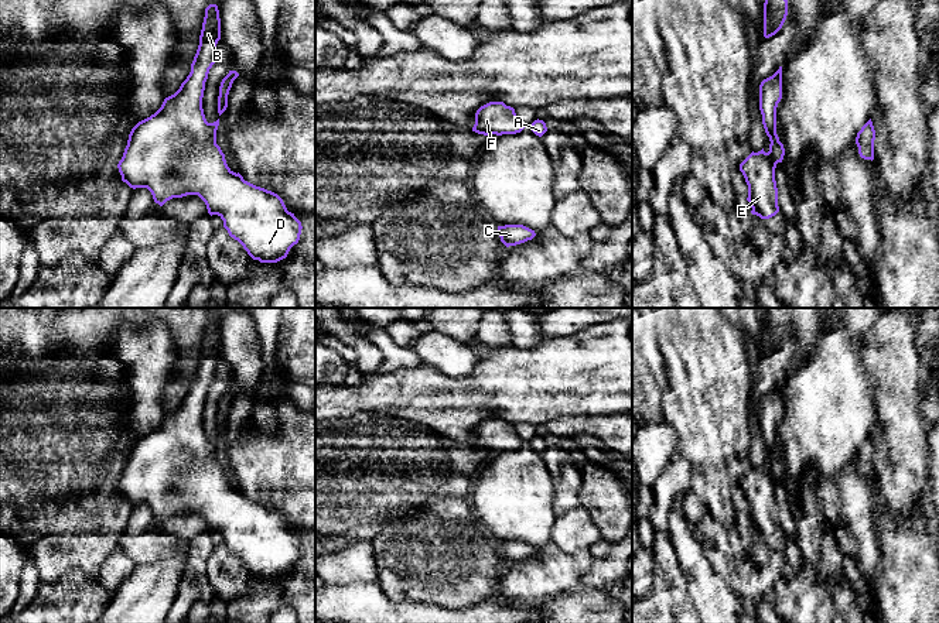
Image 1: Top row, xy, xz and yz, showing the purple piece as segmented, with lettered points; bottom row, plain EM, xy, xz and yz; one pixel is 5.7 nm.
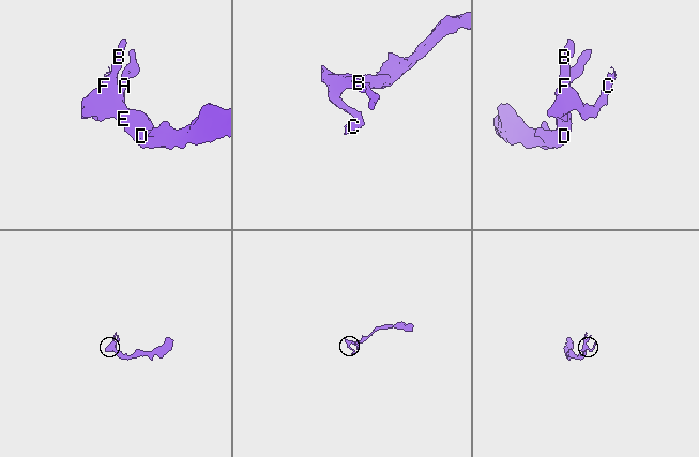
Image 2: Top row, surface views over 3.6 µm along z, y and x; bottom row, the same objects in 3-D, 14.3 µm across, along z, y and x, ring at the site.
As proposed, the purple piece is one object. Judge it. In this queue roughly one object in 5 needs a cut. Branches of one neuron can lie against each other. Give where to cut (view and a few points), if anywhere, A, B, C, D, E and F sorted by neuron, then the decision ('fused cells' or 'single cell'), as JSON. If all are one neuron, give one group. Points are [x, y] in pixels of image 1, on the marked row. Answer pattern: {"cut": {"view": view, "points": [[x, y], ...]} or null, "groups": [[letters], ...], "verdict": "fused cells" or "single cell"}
{"cut": null, "groups": [["A", "B", "C", "D", "E", "F"]], "verdict": "single cell"}

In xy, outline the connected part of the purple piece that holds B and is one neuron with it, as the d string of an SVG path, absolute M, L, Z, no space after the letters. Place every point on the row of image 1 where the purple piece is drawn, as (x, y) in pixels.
M209 4L205 8L199 45L189 75L174 95L164 99L154 114L132 129L117 168L123 182L133 189L147 188L160 206L173 198L198 195L205 202L208 213L223 220L229 236L238 240L253 260L277 263L298 243L301 222L287 210L277 194L245 181L239 172L228 167L225 154L216 144L219 119L208 123L204 114L205 82L215 64L215 47L219 40L219 10L216 4Z

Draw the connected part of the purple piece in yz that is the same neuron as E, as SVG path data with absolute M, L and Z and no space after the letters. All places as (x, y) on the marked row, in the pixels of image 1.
M782 66L759 85L759 110L762 124L769 137L769 151L764 148L758 153L751 153L741 164L742 172L748 185L748 198L751 213L761 219L769 219L779 212L778 188L775 181L775 168L782 162L785 155L783 144L776 134L776 107L782 99Z

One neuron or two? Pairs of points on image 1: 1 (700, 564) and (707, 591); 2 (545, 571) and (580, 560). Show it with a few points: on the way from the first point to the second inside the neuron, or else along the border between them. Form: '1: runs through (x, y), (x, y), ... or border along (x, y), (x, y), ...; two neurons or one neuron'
1: runs through (700, 571), (704, 584); one neuron
2: runs through (553, 571), (572, 568); one neuron

